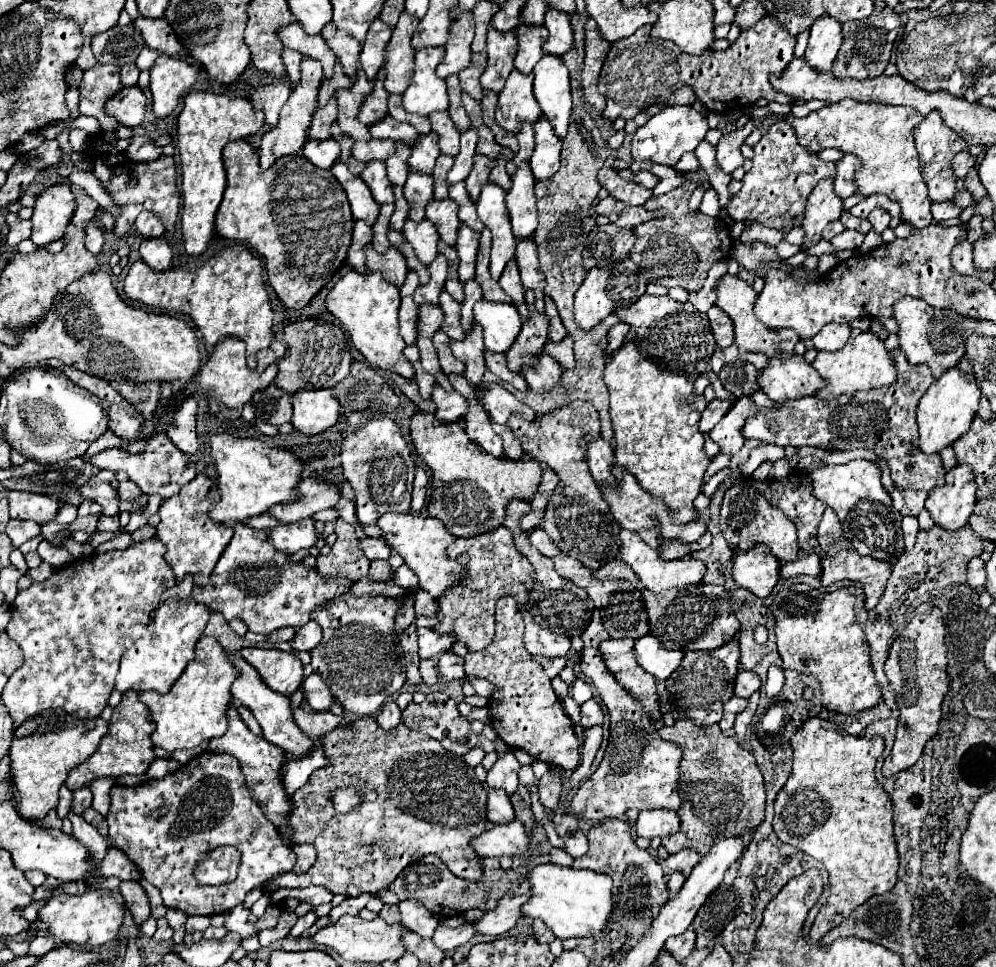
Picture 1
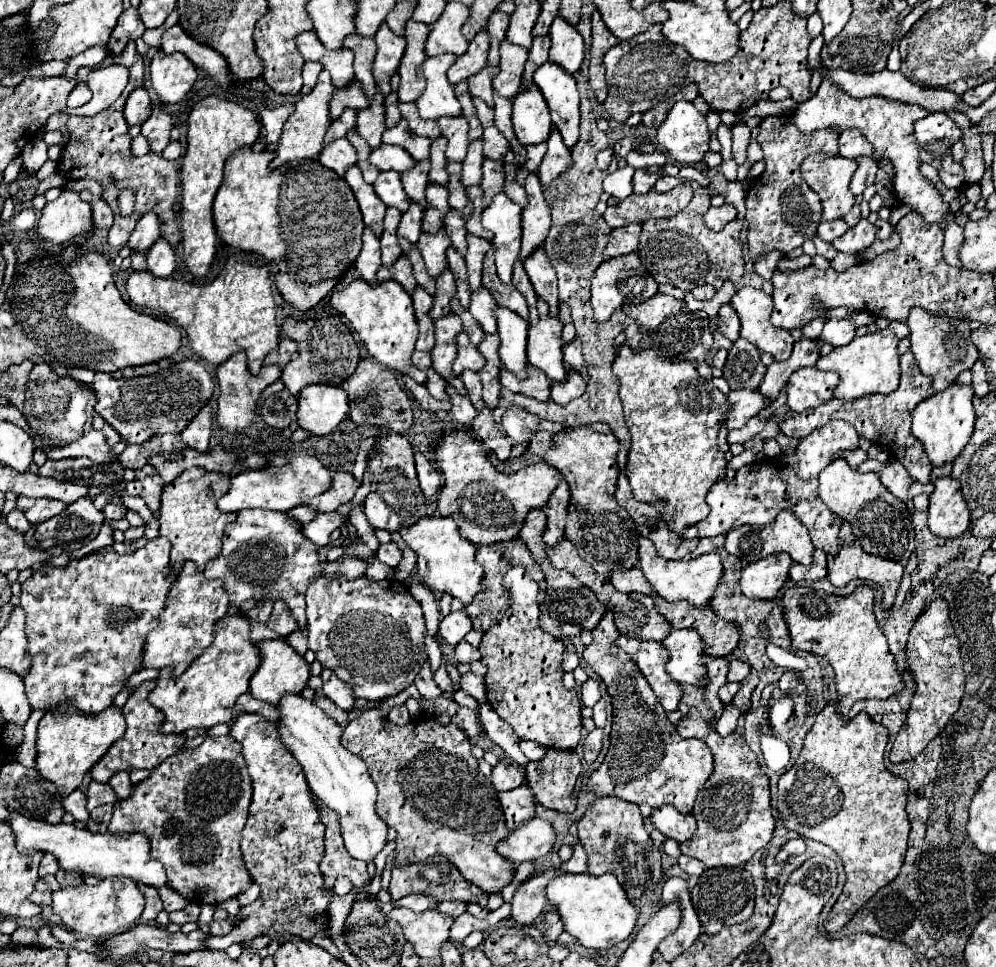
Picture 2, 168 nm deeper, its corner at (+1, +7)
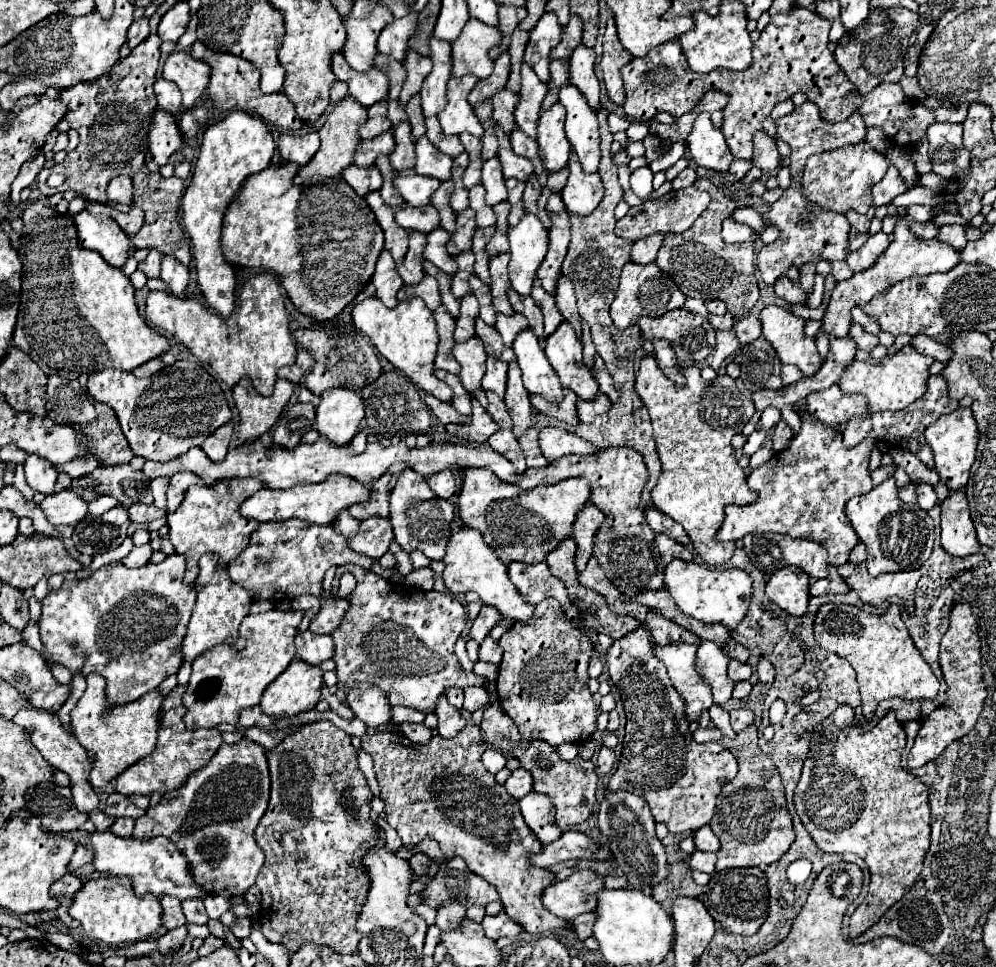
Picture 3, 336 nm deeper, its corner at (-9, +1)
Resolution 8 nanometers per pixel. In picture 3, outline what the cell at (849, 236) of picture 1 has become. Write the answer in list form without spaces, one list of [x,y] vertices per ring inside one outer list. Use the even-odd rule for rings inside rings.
[[[876,233],[876,235],[870,235],[868,241],[858,249],[858,251],[850,251],[846,255],[846,263],[852,271],[862,271],[862,269],[868,269],[870,265],[876,263],[876,259],[888,249],[890,241],[886,237],[886,233]]]

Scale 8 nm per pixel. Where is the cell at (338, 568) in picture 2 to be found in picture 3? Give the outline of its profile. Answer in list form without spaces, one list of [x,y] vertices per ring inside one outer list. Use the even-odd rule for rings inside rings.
[[[302,519],[260,523],[258,529],[250,535],[248,547],[236,559],[248,559],[248,561],[244,561],[244,565],[230,569],[230,575],[250,593],[254,601],[258,599],[280,601],[280,599],[294,599],[298,595],[318,597],[322,603],[320,611],[314,615],[310,623],[312,633],[330,633],[330,629],[336,629],[344,609],[349,605],[347,598],[332,601],[322,595],[324,573],[330,567],[340,567],[346,563],[362,565],[364,571],[370,571],[374,563],[374,559],[354,553],[352,549],[346,549],[346,537],[336,533],[332,527],[306,523]]]

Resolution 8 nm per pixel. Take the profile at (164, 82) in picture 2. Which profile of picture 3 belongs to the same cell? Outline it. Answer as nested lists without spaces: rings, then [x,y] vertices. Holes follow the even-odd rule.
[[[172,53],[162,69],[162,77],[172,81],[182,91],[182,105],[192,109],[196,99],[204,93],[210,79],[210,67],[198,59],[192,59],[188,53]]]

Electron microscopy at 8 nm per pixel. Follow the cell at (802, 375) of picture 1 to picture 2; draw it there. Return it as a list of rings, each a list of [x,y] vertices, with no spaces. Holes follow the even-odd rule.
[[[816,367],[798,369],[790,377],[788,387],[788,407],[796,413],[814,409],[828,399],[834,399],[834,389],[840,383],[840,375],[824,373]]]

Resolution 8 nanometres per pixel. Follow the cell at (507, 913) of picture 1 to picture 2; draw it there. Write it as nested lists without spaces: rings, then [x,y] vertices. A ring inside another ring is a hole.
[[[550,867],[542,873],[538,873],[536,877],[530,877],[528,881],[524,881],[518,891],[514,893],[512,899],[512,919],[522,923],[522,925],[530,925],[536,917],[540,917],[542,913],[548,913],[552,909],[552,903],[548,903],[548,899],[544,897],[546,885],[560,873],[558,867]]]

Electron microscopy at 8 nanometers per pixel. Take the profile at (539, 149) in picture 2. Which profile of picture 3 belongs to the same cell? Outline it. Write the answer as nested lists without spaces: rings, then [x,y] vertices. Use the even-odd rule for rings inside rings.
[[[560,169],[558,173],[548,173],[548,183],[546,183],[546,187],[542,189],[542,195],[540,195],[540,199],[538,199],[538,205],[540,205],[542,209],[544,209],[550,193],[560,193],[562,183],[566,183],[566,169]]]

